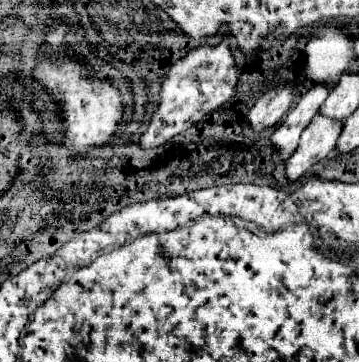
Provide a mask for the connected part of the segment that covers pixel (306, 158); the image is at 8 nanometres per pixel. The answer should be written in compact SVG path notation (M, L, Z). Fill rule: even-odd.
M316 115L314 121L304 129L298 149L286 161L286 179L298 181L312 165L330 157L340 137L342 123L328 121L328 117Z

